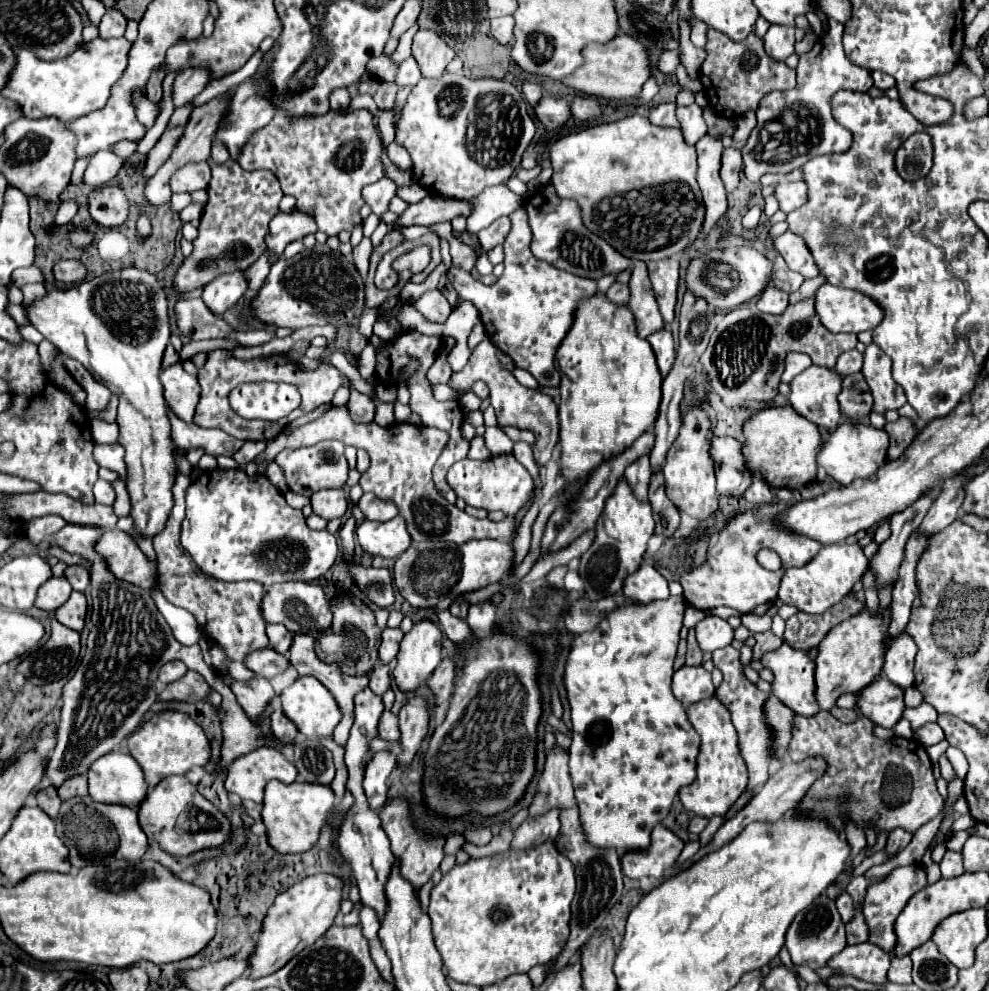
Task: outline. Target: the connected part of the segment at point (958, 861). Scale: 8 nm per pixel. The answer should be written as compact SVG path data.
M947 852L945 854L945 858L941 860L941 874L943 874L943 878L955 878L955 876L959 876L959 874L963 874L965 870L963 870L963 854L961 852Z

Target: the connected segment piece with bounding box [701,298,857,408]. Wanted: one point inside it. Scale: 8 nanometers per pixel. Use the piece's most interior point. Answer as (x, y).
(744, 359)

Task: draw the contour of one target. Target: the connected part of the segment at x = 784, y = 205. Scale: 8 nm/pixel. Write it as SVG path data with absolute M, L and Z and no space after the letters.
M805 182L779 184L775 188L775 196L779 198L779 208L789 214L807 202L807 184Z

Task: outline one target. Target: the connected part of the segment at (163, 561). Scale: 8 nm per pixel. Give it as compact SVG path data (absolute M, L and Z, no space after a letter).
M179 474L175 482L175 506L171 510L171 518L167 520L167 526L163 532L159 532L153 538L153 546L157 552L157 572L159 572L159 590L161 594L179 608L185 608L191 612L205 634L213 644L219 644L219 648L225 652L227 660L239 660L243 662L247 654L267 648L267 620L261 612L261 600L265 596L265 586L259 582L219 582L207 578L199 566L195 566L193 558L183 550L177 538L177 530L181 528L181 522L185 518L185 490L191 486L191 478L185 474Z

